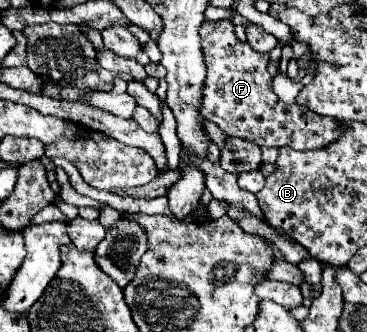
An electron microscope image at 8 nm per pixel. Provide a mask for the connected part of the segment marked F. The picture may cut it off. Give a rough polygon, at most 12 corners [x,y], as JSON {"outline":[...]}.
{"outline":[[207,20],[201,112],[257,146],[317,150],[333,118],[271,90],[269,54]]}

